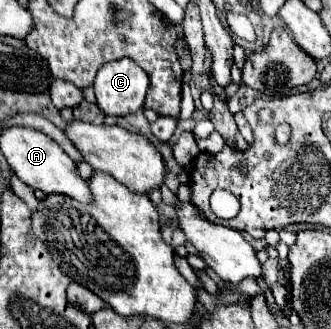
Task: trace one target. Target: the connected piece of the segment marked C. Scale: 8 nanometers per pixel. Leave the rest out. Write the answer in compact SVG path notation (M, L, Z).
M128 57L106 63L94 81L96 101L104 115L124 117L144 105L148 75Z

